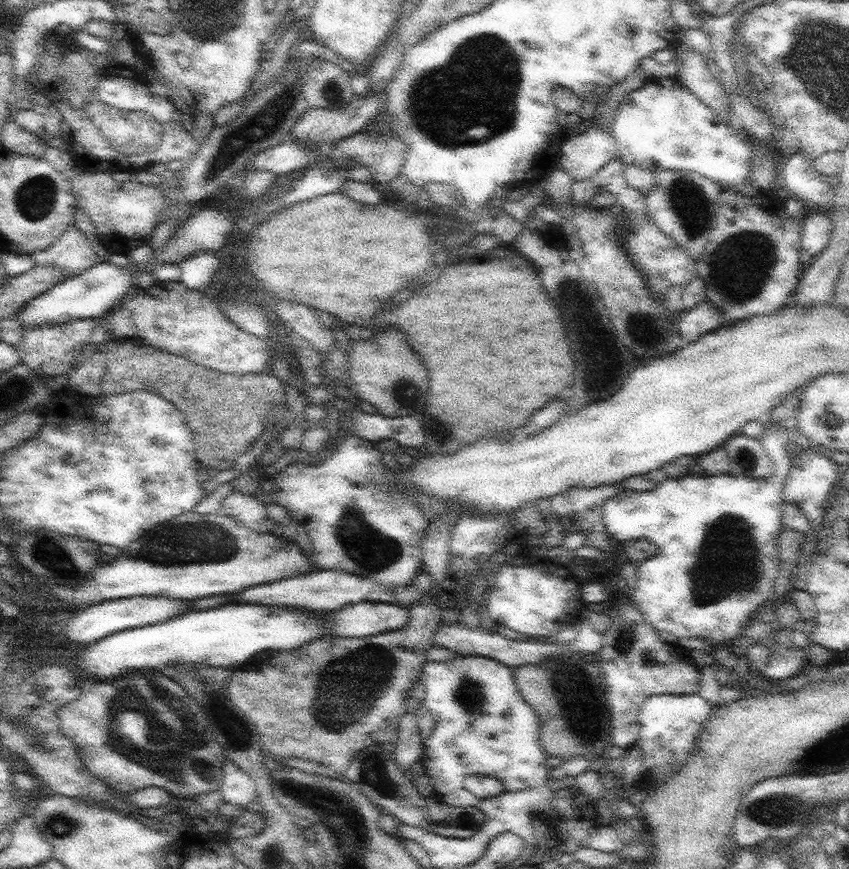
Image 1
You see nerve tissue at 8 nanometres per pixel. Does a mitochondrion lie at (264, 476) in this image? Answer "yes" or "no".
no

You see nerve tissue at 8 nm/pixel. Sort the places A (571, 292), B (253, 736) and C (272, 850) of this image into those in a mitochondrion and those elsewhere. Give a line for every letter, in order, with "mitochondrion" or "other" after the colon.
A: mitochondrion
B: other
C: mitochondrion

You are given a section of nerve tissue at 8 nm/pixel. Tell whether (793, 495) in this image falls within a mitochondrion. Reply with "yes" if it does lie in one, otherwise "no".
no

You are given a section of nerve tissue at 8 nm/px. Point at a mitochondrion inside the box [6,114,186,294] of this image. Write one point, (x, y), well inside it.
(36, 198)

